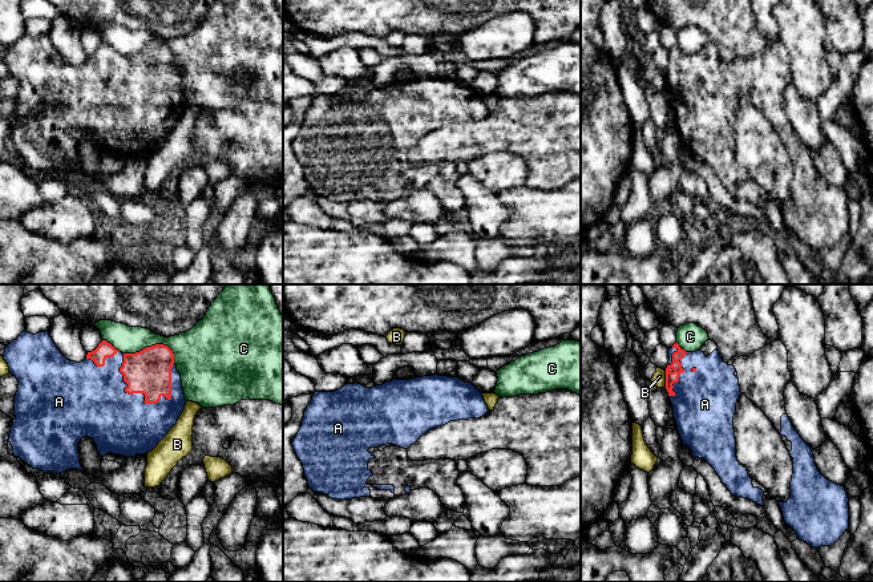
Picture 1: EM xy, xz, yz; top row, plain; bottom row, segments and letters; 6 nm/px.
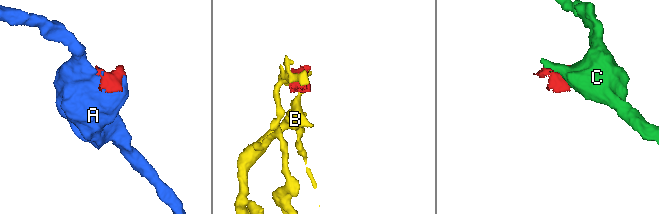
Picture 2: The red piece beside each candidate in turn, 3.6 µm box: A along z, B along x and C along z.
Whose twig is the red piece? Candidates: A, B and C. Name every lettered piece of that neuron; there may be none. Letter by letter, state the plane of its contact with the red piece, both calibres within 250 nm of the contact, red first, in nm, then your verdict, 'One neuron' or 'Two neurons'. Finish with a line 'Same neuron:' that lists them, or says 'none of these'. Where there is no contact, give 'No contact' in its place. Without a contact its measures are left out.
A: Touches red in xy. Thickness 280 nm (red) against 400 nm. One neuron
B: Touches red in yz. Thickness 70 nm (red) against 80 nm. Two neurons
C: Touches red in xy. Thickness 280 nm (red) against 260 nm. Two neurons
Same neuron: A

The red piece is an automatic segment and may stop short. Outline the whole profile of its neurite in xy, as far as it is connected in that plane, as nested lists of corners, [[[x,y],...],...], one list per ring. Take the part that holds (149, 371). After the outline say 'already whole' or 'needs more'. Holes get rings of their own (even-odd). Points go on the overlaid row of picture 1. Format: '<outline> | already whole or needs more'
[[[23,331],[7,345],[3,357],[9,372],[19,380],[15,396],[16,419],[9,433],[13,454],[44,473],[60,474],[68,469],[77,469],[89,477],[80,464],[78,453],[78,442],[85,436],[94,440],[101,457],[108,453],[125,457],[149,453],[177,424],[186,405],[174,353],[163,344],[146,347],[136,353],[122,353],[102,340],[94,351],[88,352],[84,361],[76,363],[61,353],[48,331],[36,335]]] | needs more

